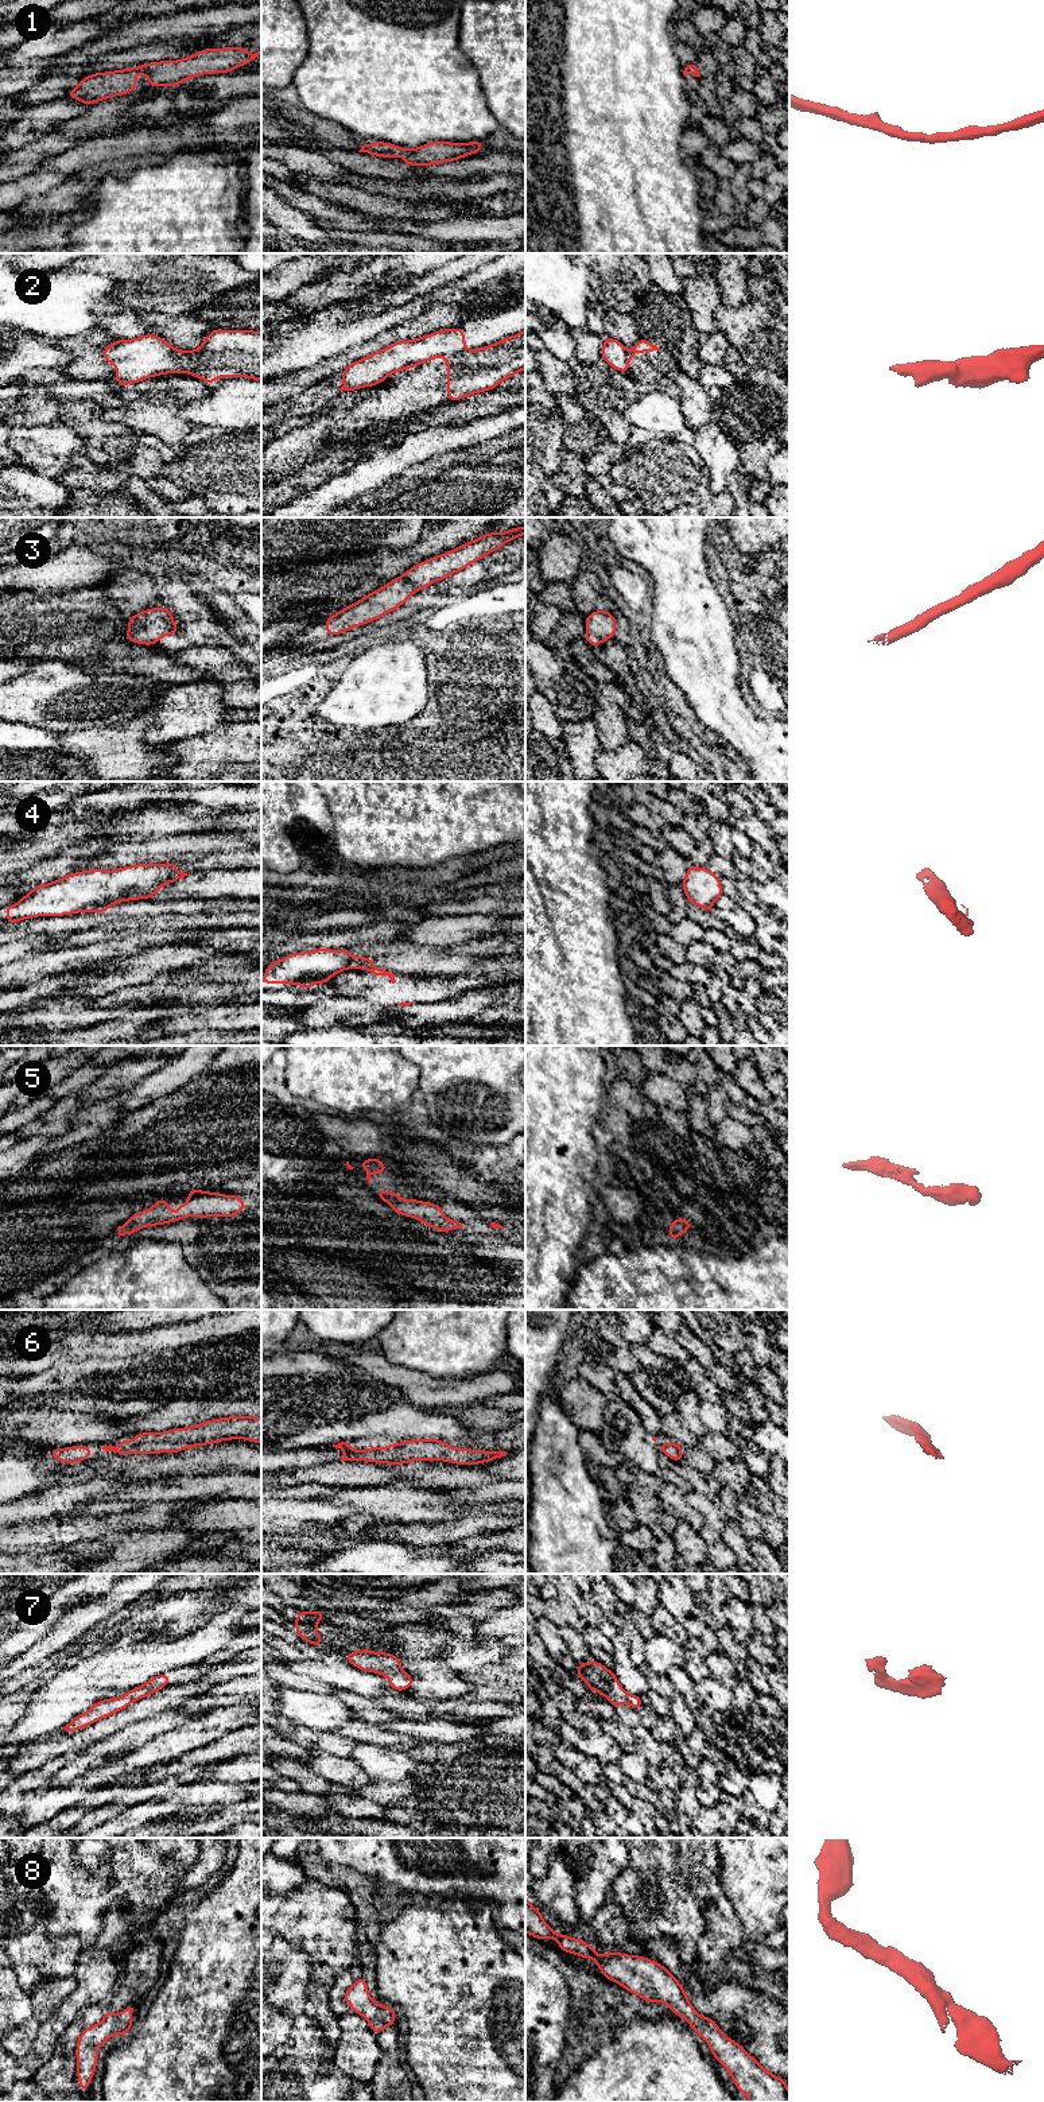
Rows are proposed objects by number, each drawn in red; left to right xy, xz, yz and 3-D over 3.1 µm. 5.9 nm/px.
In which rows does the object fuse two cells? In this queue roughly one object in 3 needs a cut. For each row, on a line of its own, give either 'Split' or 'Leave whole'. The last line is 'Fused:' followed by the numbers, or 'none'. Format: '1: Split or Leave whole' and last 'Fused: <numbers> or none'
1: Leave whole
2: Split
3: Leave whole
4: Split
5: Leave whole
6: Leave whole
7: Leave whole
8: Leave whole
Fused: 2, 4

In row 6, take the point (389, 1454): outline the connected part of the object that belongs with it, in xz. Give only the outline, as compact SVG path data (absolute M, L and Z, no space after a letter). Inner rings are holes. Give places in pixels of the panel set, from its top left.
M408 1439L401 1443L389 1443L384 1448L368 1447L360 1451L354 1451L353 1446L348 1442L333 1444L333 1447L345 1453L339 1461L364 1461L395 1466L414 1461L443 1461L455 1465L480 1465L492 1462L508 1454L505 1451L451 1447L441 1439Z

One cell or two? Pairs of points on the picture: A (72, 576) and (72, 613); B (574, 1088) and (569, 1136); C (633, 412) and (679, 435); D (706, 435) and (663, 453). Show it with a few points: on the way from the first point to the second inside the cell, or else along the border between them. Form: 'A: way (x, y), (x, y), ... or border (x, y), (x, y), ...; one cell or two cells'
A: border (100, 586), (84, 586), (59, 594), (41, 596); two cells
B: way (569, 1100), (569, 1124); one cell
C: way (644, 417), (660, 433), (668, 434); one cell
D: border (693, 445), (707, 473); two cells

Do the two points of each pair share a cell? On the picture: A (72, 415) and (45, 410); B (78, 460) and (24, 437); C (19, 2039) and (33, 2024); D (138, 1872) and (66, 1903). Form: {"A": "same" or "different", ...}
{"A": "different", "B": "same", "C": "same", "D": "same"}

